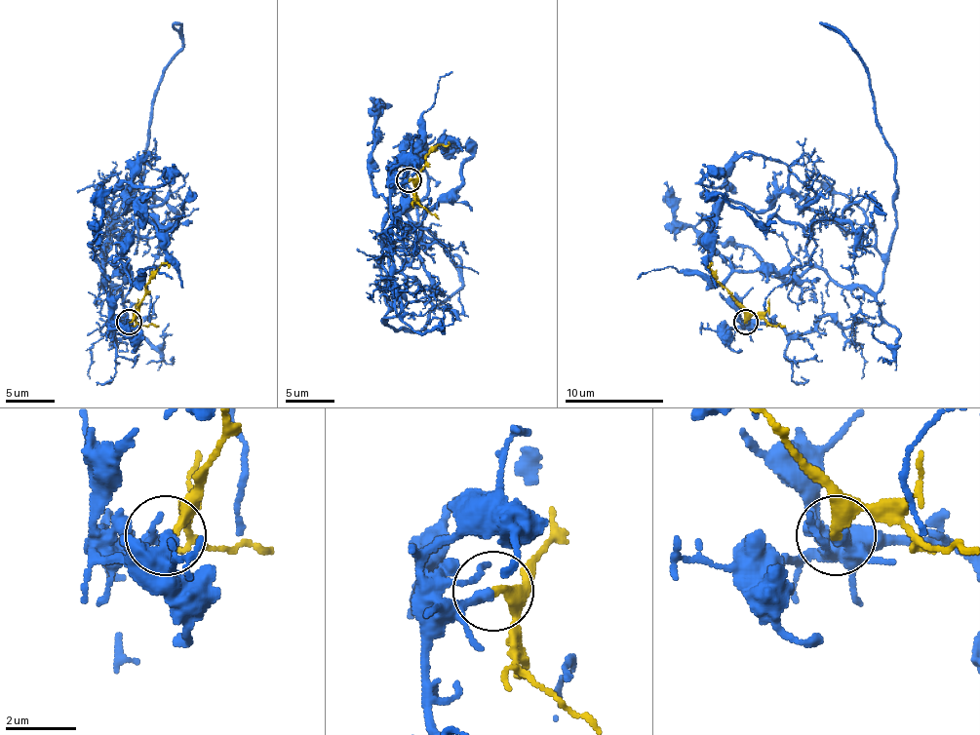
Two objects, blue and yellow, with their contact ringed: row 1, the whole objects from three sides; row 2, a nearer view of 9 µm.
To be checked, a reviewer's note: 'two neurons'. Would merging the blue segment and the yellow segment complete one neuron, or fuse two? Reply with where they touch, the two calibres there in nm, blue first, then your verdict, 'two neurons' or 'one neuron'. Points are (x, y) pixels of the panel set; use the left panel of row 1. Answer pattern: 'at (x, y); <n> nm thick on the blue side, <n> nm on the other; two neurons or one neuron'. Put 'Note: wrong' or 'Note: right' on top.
Note: right
at (129, 322); 240 nm thick on the blue side, 280 nm on the other; two neurons

